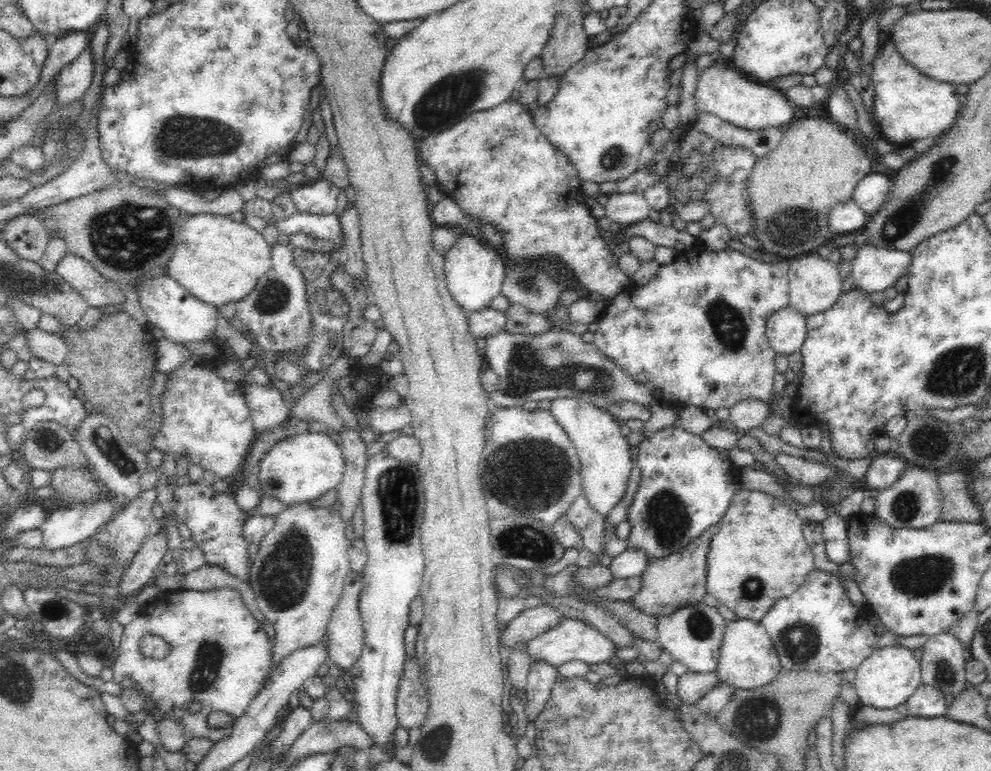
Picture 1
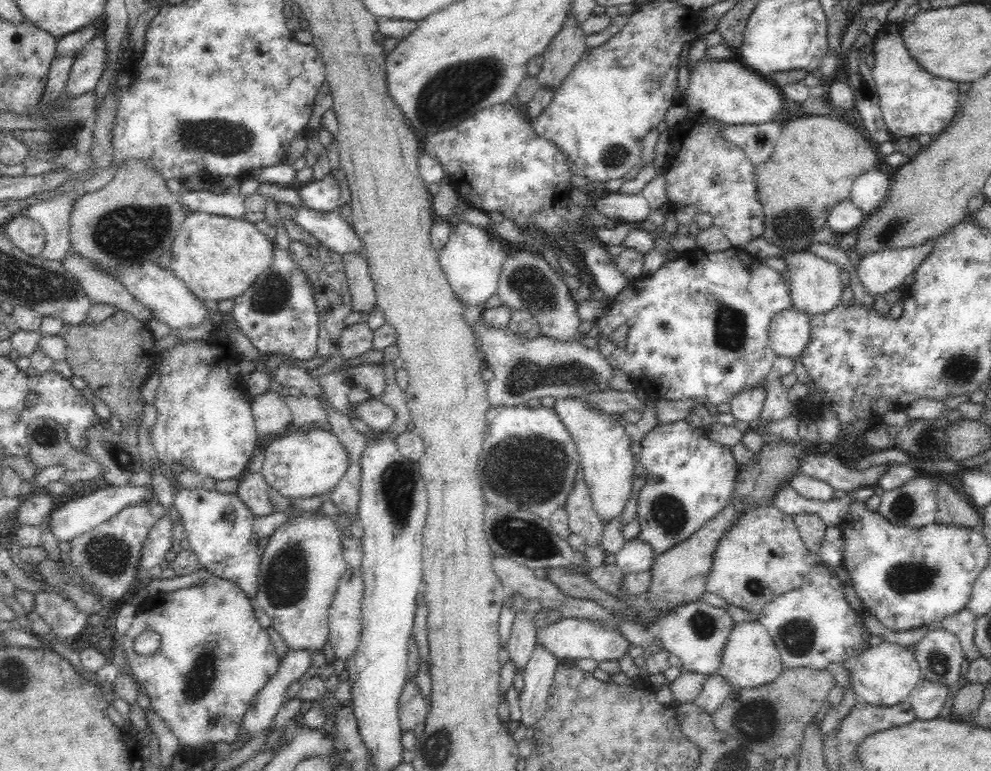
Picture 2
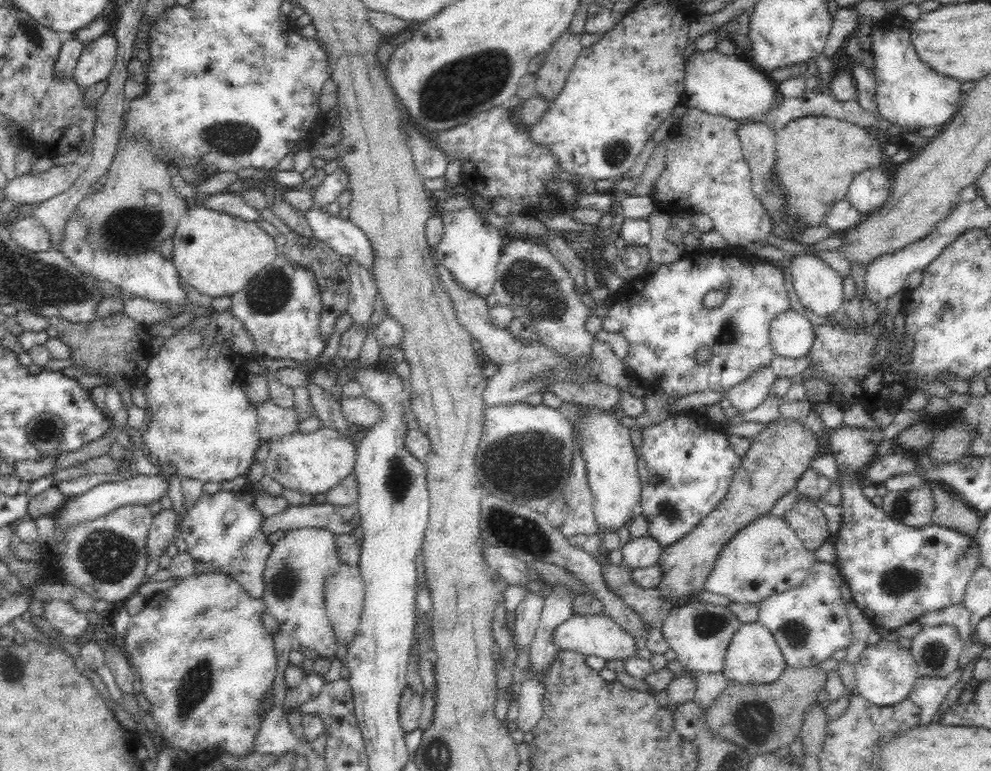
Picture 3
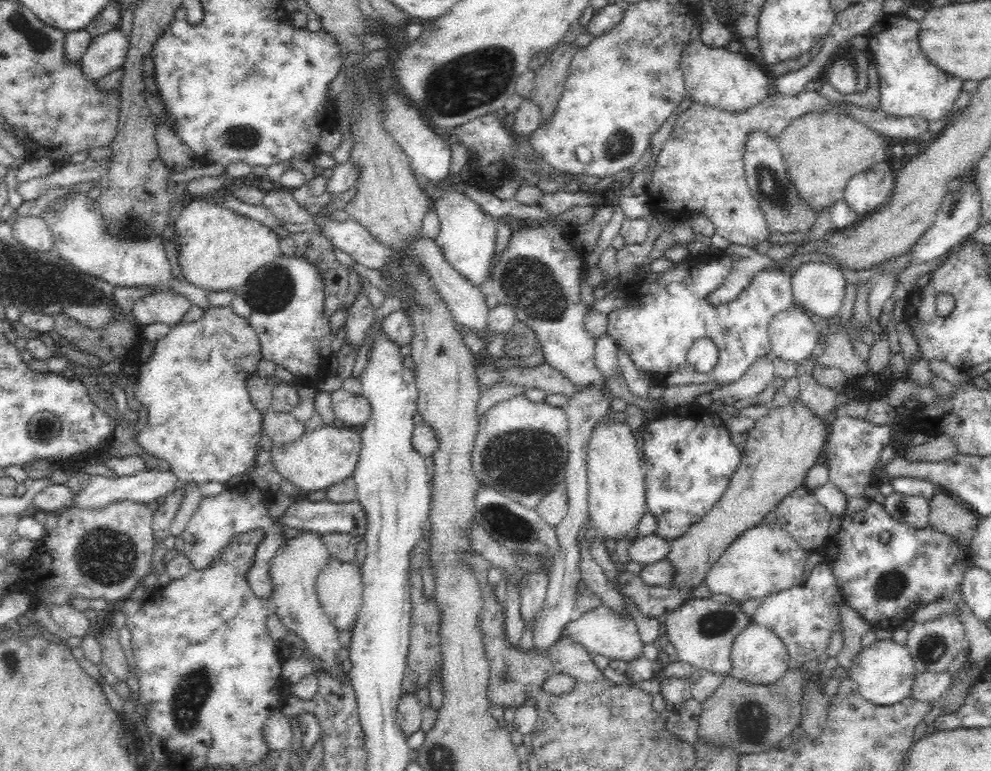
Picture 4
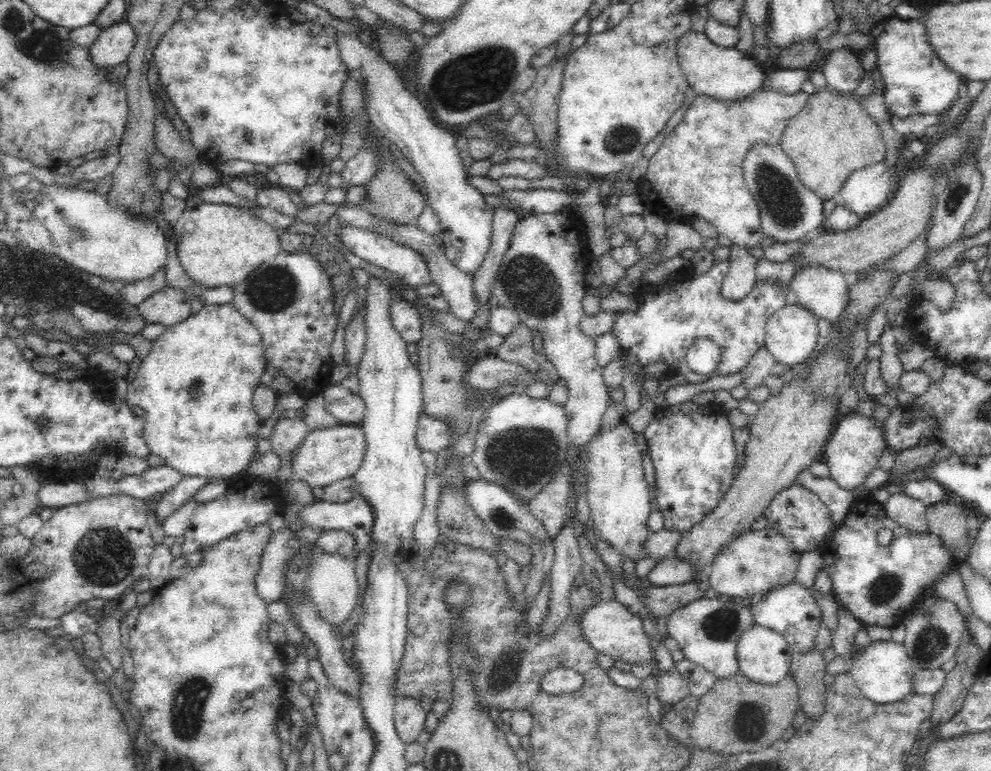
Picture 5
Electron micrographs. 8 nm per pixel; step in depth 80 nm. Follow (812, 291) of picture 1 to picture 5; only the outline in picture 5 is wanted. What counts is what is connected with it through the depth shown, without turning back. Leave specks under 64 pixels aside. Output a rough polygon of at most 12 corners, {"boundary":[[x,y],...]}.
{"boundary":[[819,264],[788,286],[799,305],[833,323],[848,303],[844,277]]}

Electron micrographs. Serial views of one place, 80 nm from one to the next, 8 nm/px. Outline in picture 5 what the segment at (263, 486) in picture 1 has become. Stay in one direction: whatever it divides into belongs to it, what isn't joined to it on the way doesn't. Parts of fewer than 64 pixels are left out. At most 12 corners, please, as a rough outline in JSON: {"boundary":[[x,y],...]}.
{"boundary":[[360,424],[314,430],[289,459],[293,477],[350,481],[366,451]]}

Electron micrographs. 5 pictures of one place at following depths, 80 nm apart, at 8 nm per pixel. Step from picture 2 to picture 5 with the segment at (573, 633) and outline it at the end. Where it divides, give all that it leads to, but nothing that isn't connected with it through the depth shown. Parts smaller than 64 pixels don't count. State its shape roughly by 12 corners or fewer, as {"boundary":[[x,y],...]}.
{"boundary":[[600,600],[578,622],[598,654],[653,666],[642,619]]}

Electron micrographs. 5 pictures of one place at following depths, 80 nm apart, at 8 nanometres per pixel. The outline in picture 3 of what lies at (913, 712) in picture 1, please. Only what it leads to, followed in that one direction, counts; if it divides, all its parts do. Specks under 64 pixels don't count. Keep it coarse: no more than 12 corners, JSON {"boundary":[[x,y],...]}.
{"boundary":[[968,672],[918,677],[908,699],[920,707],[919,724],[940,714],[948,691]]}

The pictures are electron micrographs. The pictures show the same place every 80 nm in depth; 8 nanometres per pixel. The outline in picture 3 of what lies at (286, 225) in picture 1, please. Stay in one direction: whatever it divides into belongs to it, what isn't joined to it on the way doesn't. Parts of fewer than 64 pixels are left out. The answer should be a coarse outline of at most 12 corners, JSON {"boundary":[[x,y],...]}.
{"boundary":[[320,208],[302,211],[318,240],[371,269],[364,231]]}

